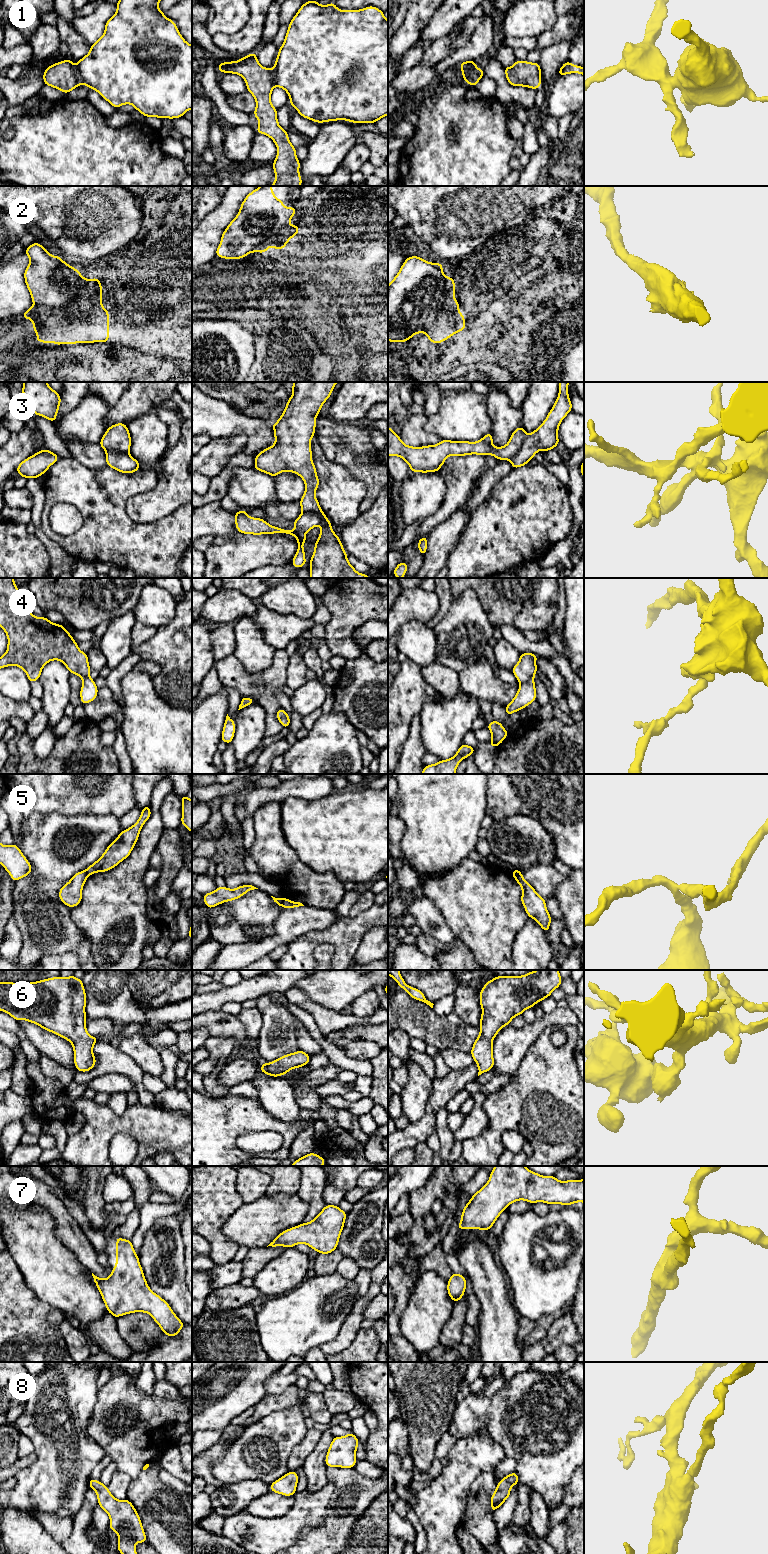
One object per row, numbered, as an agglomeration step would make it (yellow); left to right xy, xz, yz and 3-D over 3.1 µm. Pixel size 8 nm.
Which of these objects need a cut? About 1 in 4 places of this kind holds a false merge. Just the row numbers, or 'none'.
1, 3, 4, 5

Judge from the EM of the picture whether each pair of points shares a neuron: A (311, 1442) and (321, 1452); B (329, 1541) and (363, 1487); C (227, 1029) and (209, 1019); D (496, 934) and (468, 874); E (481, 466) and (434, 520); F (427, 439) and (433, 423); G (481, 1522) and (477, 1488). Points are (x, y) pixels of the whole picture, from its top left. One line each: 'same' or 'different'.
A: different
B: same
C: same
D: same
E: same
F: different
G: same

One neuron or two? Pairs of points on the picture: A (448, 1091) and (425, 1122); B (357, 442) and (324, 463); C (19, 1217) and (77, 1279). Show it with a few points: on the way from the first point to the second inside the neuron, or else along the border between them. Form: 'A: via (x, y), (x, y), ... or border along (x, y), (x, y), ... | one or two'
A: via (440, 1099), (432, 1107), (430, 1114) | one
B: border along (317, 440), (330, 460), (350, 471) | two
C: via (30, 1232), (62, 1264) | one

